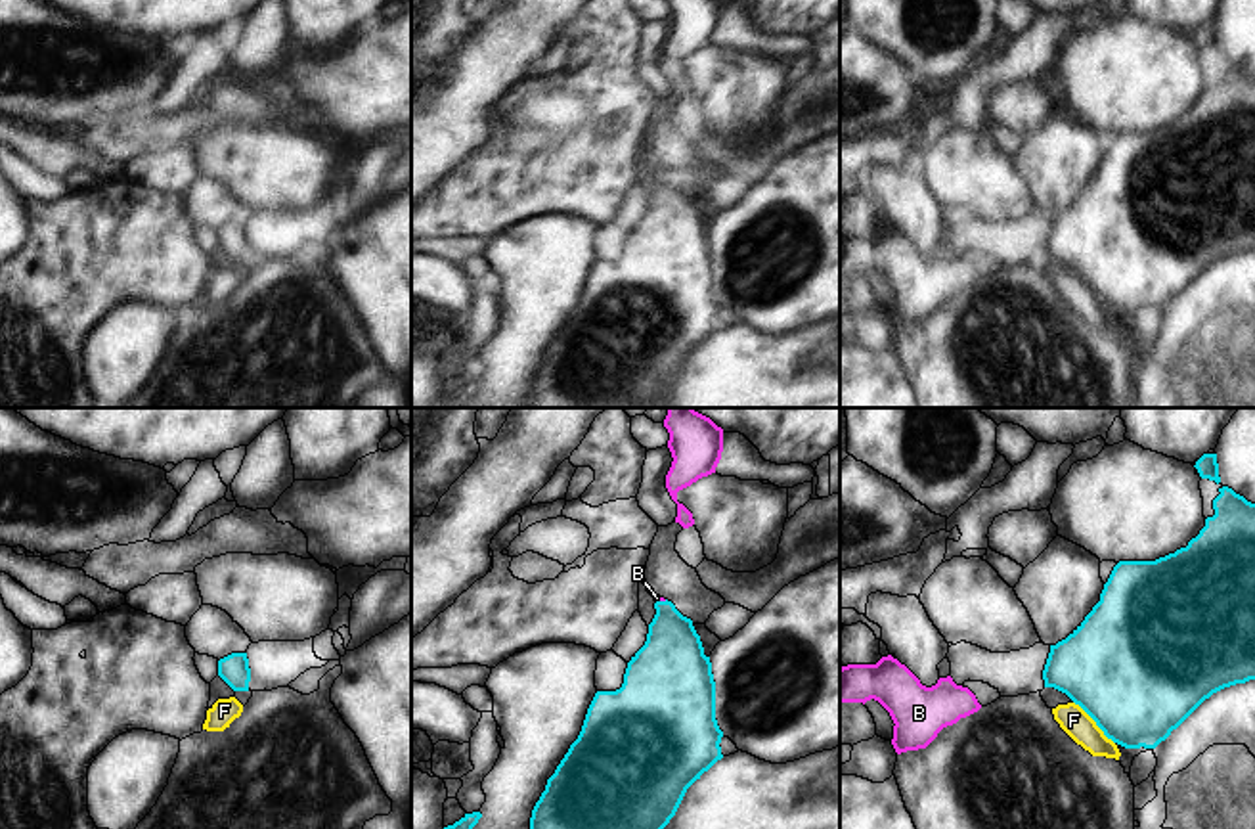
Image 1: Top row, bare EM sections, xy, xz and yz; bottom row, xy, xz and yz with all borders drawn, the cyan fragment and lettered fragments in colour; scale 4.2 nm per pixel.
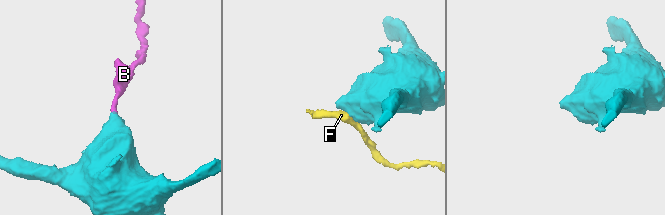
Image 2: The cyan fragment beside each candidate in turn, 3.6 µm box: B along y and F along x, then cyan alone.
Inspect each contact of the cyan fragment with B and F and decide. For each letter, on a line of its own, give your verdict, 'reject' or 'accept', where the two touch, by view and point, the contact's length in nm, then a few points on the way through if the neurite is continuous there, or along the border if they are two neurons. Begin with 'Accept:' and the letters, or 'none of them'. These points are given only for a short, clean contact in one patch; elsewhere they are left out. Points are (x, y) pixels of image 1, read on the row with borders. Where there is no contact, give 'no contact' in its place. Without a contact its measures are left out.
Accept: B
B: accept | xz (660, 602) | 50 nm | across xz (672, 659), (672, 636), (660, 602), (657, 598)
F: reject | yz (1095, 720) | 260 nm | along yz (1074, 701), (1114, 743)

